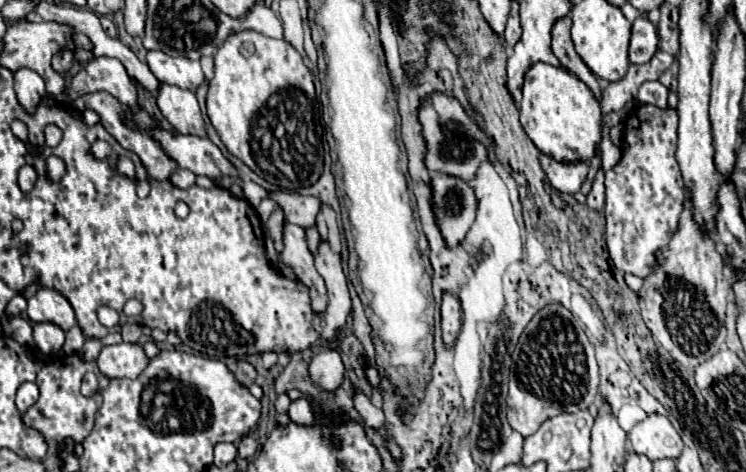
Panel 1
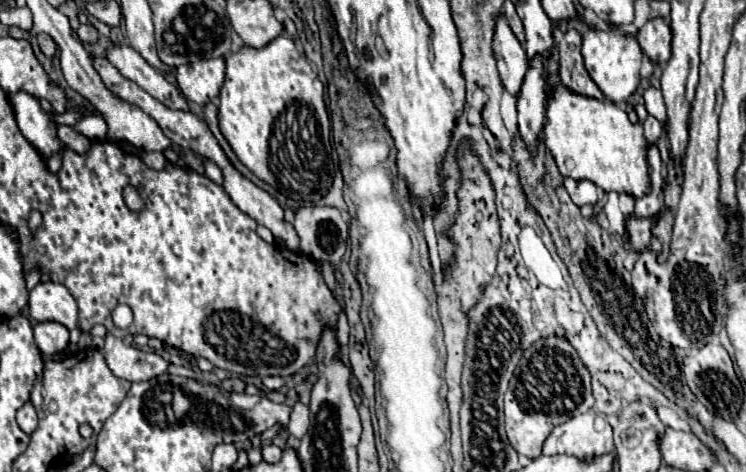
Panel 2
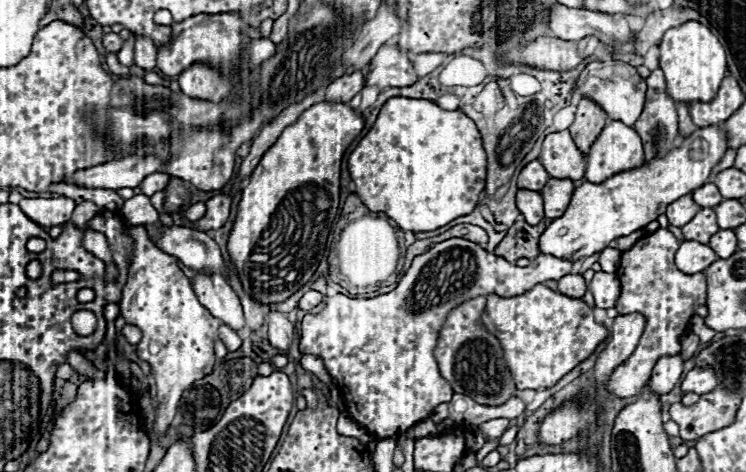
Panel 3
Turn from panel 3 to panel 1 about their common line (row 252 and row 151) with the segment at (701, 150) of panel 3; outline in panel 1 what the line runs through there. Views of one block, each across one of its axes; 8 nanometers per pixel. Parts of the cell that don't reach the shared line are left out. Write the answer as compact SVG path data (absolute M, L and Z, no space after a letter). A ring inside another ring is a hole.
M538 62L526 70L520 102L520 122L540 152L546 152L564 162L590 160L602 138L600 104L592 98L588 86L564 68L556 68L544 62Z

